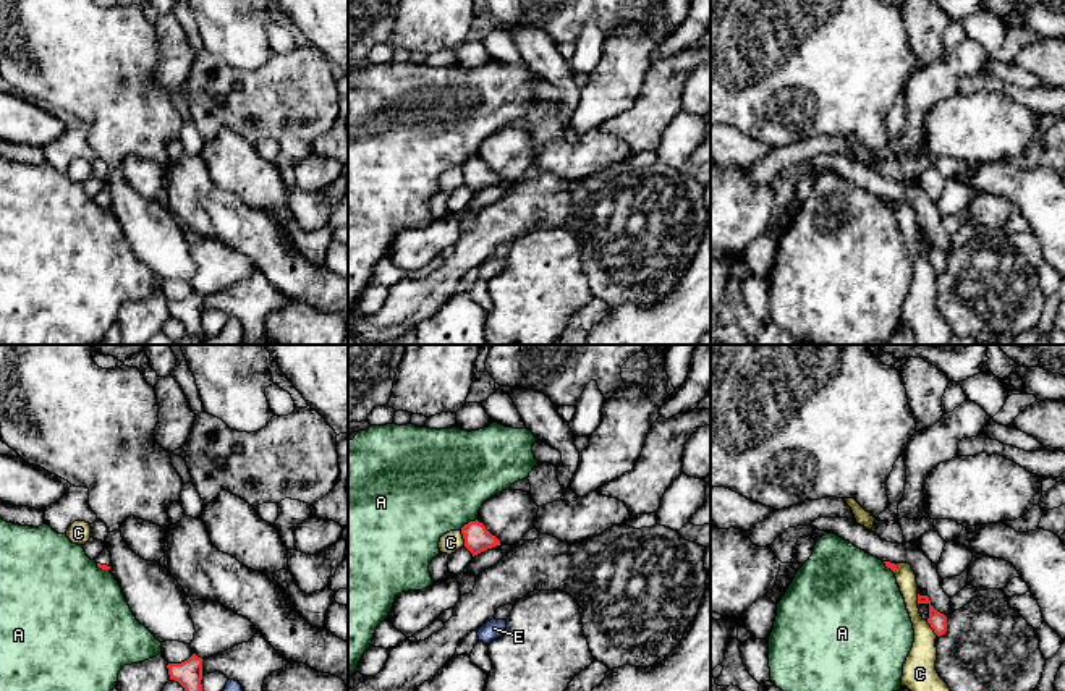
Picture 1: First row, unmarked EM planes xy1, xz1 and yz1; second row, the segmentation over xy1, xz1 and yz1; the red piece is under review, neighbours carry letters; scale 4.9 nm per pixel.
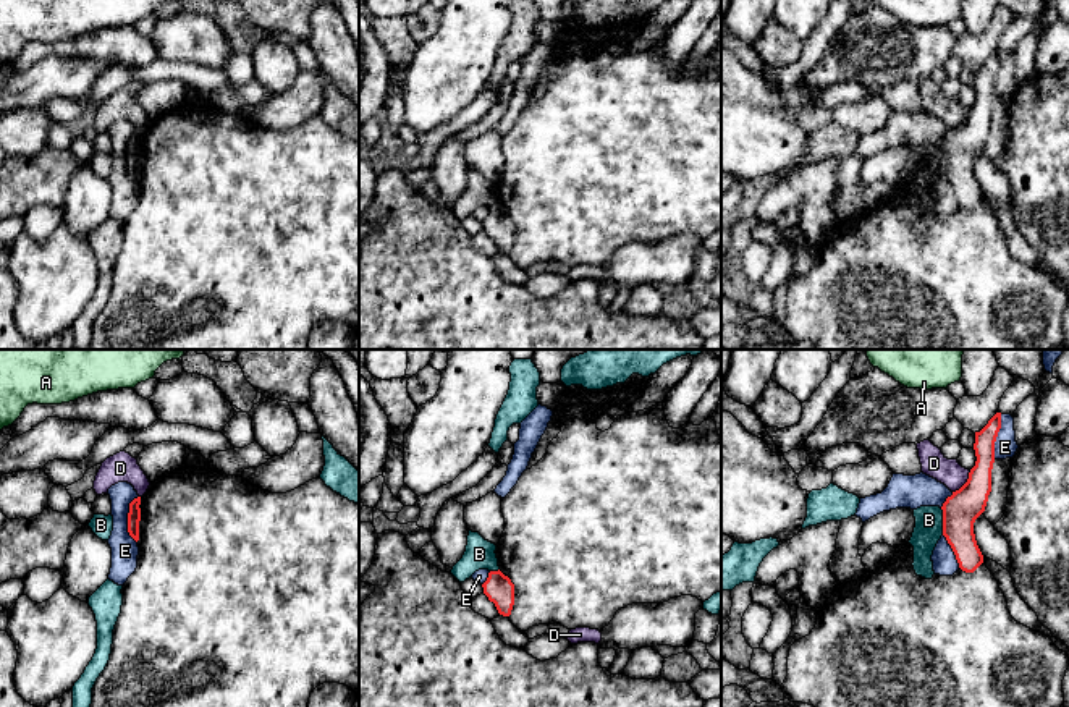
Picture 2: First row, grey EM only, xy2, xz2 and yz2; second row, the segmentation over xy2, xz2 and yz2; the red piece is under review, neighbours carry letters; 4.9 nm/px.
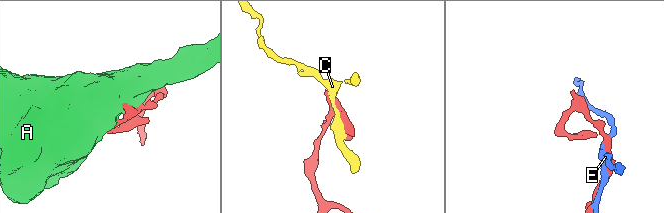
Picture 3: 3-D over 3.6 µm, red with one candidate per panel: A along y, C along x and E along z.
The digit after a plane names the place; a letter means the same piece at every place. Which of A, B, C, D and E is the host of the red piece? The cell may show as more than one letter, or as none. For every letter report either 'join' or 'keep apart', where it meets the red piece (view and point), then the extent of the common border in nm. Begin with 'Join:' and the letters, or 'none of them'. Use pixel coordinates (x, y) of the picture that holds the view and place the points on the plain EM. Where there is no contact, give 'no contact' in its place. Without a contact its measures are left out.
Join: none of them
A: keep apart; meets red in xz1 at (470, 159); contact 110 nm long
B: keep apart; meets red in yz2 at (943, 159); contact 140 nm long
C: keep apart; meets red in xz1 at (463, 175); contact 80 nm long
D: keep apart; meets red in yz2 at (966, 120); contact 140 nm long
E: keep apart; meets red in xy2 at (128, 157); contact 240 nm long

